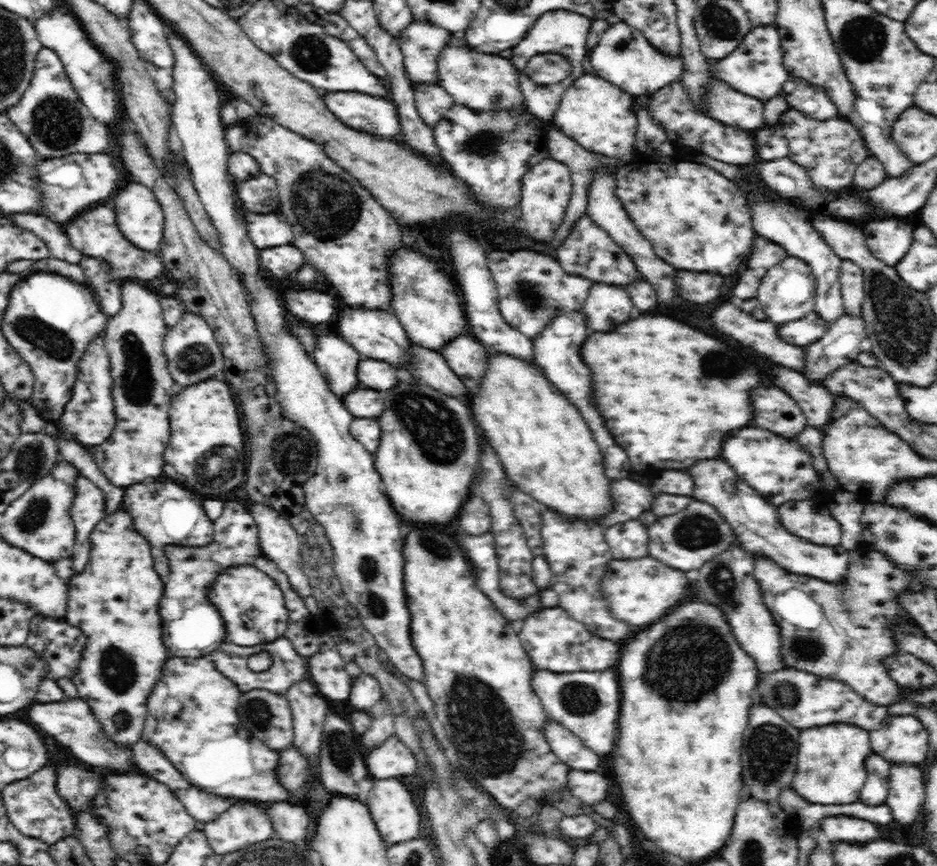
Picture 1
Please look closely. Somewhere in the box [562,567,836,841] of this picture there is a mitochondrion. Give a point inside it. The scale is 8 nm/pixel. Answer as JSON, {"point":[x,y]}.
{"point":[692,661]}

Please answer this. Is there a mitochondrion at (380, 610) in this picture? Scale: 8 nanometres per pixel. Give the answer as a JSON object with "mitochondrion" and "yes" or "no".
{"mitochondrion":"yes"}

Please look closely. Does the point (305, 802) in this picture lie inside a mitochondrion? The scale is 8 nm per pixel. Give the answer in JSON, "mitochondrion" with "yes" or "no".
{"mitochondrion":"no"}

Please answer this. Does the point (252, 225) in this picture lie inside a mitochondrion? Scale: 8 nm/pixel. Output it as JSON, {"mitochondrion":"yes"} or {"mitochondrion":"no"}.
{"mitochondrion":"no"}

